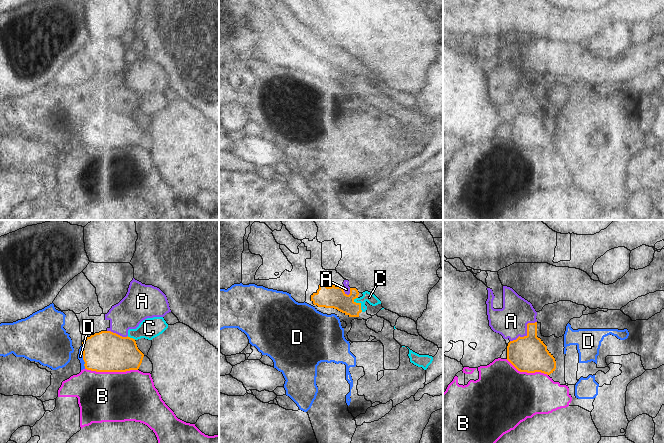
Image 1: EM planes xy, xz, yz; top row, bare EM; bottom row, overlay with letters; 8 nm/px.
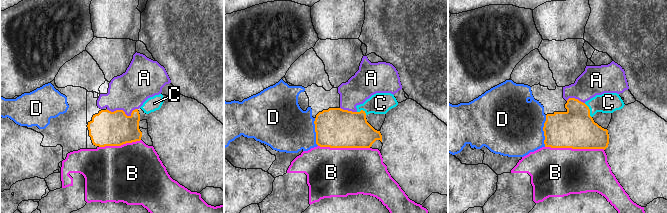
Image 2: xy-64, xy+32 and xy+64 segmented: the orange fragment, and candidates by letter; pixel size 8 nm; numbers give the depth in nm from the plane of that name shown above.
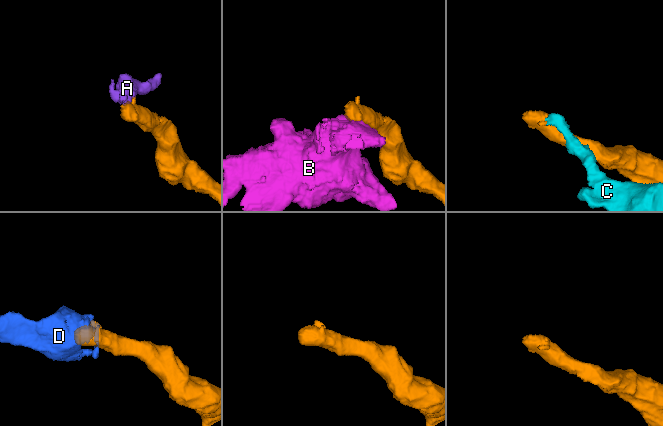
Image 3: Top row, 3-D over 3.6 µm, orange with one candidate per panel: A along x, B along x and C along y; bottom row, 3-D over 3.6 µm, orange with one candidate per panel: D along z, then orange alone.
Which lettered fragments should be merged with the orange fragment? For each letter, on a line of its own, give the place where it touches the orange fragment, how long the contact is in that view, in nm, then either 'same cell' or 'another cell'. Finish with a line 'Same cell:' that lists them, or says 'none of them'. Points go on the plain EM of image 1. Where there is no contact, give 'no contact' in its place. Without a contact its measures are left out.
A: meets orange in yz at (527, 109); contact 280 nm long; another cell
B: meets orange in xy at (111, 147); contact 420 nm long; another cell
C: meets orange in xz at (360, 80); contact 130 nm long; another cell
D: meets orange in xy at (83, 133); contact 190 nm long; another cell
Same cell: none of them

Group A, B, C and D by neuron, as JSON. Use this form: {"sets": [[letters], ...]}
{"sets": [["A"], ["B"], ["C"], ["D"]]}

